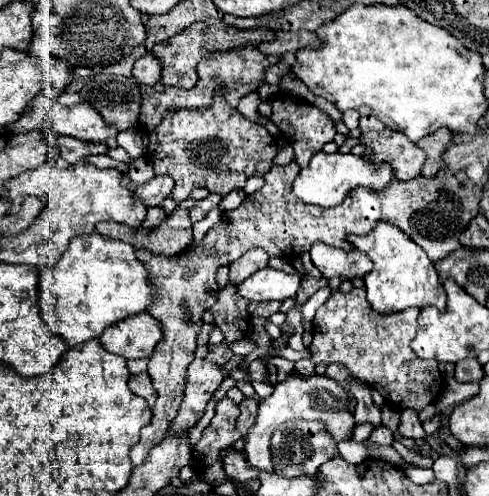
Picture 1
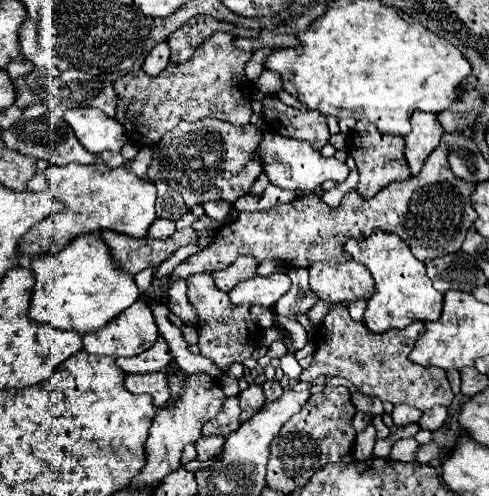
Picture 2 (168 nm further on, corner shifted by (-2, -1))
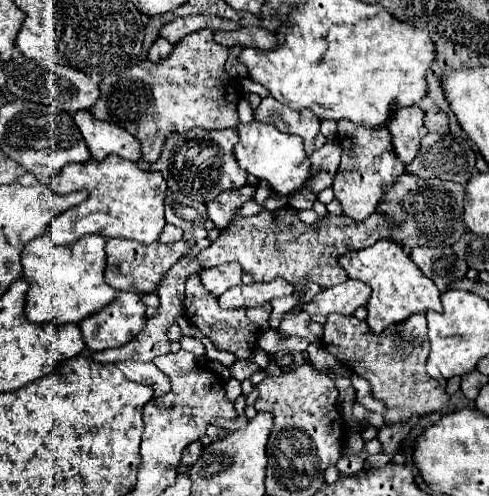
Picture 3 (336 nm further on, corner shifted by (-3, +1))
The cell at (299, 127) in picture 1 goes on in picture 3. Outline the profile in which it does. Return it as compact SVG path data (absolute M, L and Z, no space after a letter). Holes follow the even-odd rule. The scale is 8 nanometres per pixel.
M265 97L259 107L255 109L255 119L261 123L271 123L277 129L281 129L283 133L291 133L291 135L299 135L305 143L307 155L311 155L315 151L313 139L319 133L319 117L315 117L315 113L303 109L303 111L295 111L287 105L279 105L279 101L275 101L273 97Z

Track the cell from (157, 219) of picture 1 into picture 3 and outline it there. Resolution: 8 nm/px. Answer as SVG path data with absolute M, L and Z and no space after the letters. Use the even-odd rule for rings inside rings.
M165 225L159 241L161 241L161 243L175 243L175 241L179 241L181 237L183 237L183 229L173 227L173 225Z

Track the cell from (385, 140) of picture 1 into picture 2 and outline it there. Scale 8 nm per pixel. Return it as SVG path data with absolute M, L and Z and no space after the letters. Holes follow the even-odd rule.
M360 119L352 133L348 135L348 153L354 157L356 167L360 171L360 181L358 181L358 191L364 197L372 197L378 191L382 191L386 185L394 181L406 181L412 177L410 167L404 157L404 137L392 137L392 135L382 135L368 119Z

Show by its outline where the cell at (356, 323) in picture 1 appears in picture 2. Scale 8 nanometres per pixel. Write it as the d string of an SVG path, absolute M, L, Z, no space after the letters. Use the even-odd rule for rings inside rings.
M332 307L316 331L316 351L312 365L302 371L300 381L312 383L324 375L338 375L352 381L362 393L374 395L380 401L390 401L392 405L406 403L420 411L428 411L434 405L450 405L454 393L446 379L446 371L438 367L422 367L408 359L414 349L418 333L424 329L422 321L414 321L404 329L394 329L386 333L372 333L362 321L354 321L346 307Z

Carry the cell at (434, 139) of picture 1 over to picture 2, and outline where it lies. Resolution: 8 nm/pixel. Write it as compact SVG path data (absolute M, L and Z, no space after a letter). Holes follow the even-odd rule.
M414 111L410 121L412 121L412 131L410 135L404 137L406 139L406 159L412 169L412 175L418 175L418 171L422 171L422 163L436 149L444 131L434 113Z

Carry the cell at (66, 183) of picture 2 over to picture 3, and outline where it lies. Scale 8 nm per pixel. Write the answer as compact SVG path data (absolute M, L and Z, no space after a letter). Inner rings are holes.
M111 155L105 161L91 159L87 163L65 165L63 171L53 177L51 189L55 193L69 193L79 189L89 191L89 197L83 203L51 221L49 235L57 245L71 245L83 235L91 233L107 239L123 237L149 245L159 239L159 233L165 227L163 201L169 191L167 183L159 171L143 171L133 161Z

